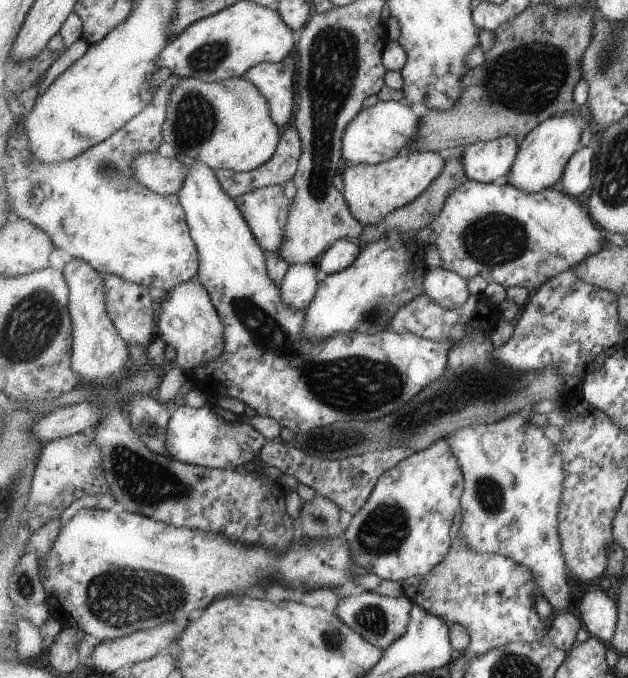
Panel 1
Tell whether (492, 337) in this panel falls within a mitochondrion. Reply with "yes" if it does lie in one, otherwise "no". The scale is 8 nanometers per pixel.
no

